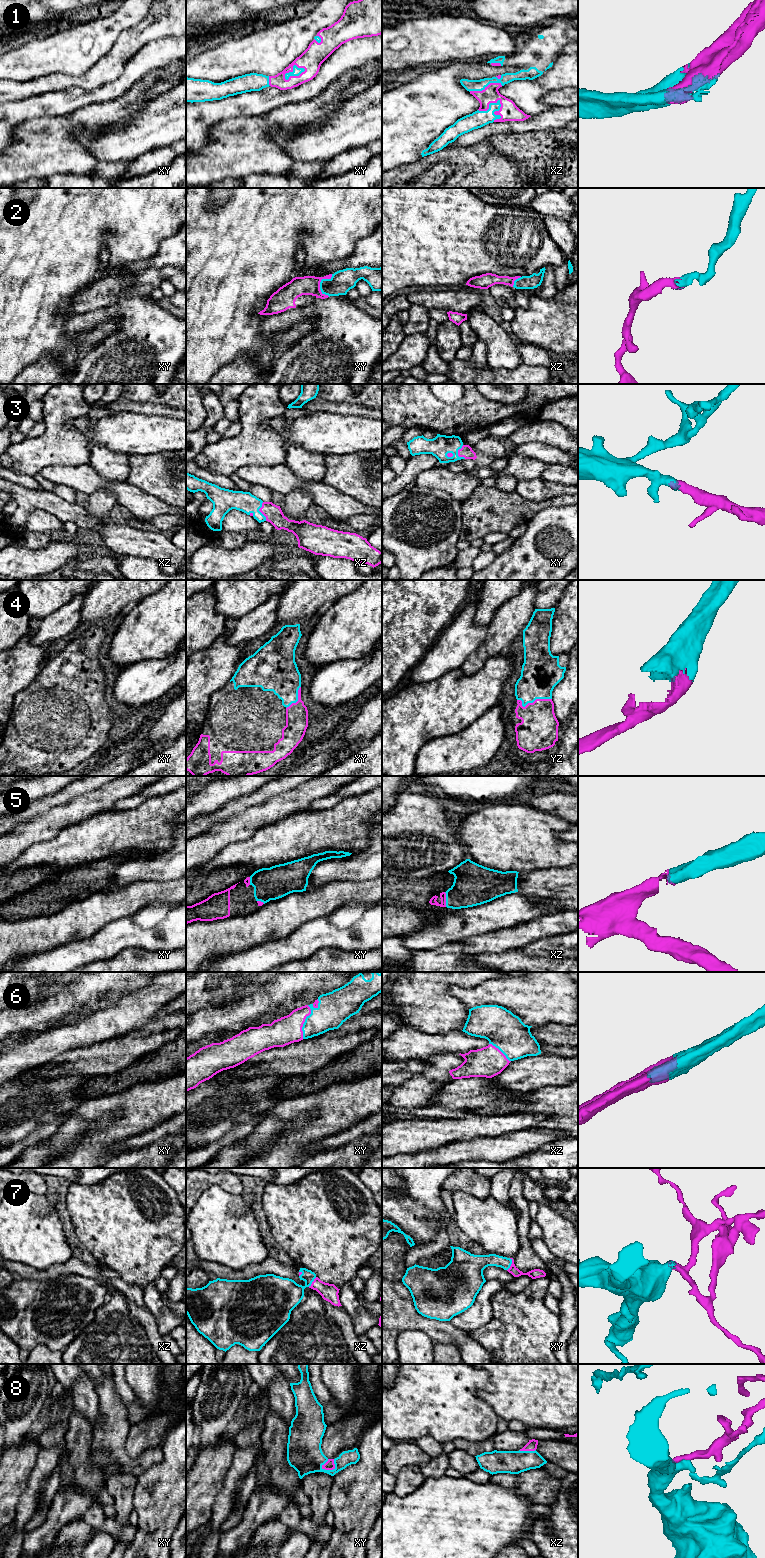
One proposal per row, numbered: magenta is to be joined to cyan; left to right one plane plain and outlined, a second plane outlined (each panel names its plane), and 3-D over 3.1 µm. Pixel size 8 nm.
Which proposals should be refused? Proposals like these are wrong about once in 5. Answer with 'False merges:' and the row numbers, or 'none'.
False merges: none

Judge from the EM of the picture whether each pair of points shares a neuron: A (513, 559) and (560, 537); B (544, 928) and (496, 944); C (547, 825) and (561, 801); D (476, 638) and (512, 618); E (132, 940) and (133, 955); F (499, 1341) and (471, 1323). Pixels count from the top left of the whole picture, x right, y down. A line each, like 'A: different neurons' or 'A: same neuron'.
A: same neuron
B: same neuron
C: different neurons
D: different neurons
E: different neurons
F: different neurons

